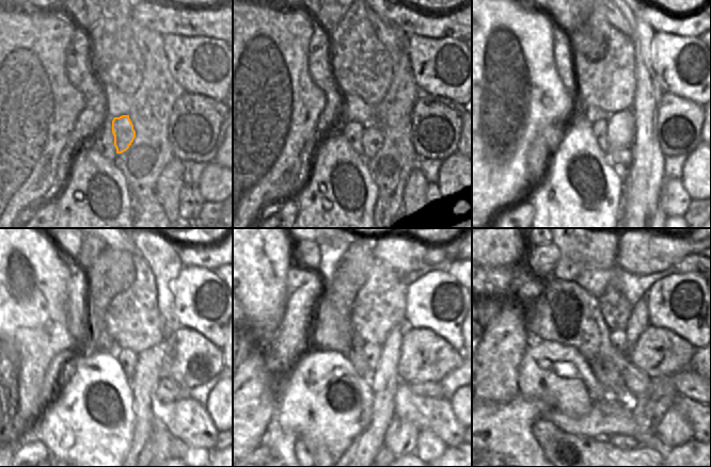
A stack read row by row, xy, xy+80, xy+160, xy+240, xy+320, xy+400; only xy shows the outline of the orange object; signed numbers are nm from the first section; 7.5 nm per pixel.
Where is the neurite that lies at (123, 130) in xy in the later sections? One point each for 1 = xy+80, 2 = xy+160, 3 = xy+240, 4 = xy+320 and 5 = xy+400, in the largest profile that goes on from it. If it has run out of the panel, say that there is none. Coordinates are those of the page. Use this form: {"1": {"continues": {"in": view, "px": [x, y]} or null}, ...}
{"1": {"continues": {"in": "xy+80", "px": [372, 140]}}, "2": {"continues": {"in": "xy+160", "px": [621, 125]}}, "3": {"continues": {"in": "xy+240", "px": [148, 373]}}, "4": {"continues": {"in": "xy+320", "px": [433, 389]}}, "5": {"continues": {"in": "xy+400", "px": [689, 384]}}}

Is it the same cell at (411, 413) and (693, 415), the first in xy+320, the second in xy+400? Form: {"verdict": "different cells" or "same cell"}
{"verdict": "same cell"}

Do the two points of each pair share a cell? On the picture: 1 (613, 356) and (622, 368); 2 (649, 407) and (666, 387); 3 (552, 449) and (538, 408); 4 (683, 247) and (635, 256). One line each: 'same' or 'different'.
1: same
2: same
3: different
4: same

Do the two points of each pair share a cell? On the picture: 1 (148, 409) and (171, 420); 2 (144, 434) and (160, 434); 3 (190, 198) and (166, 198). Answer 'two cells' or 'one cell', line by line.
1: two cells
2: two cells
3: two cells

